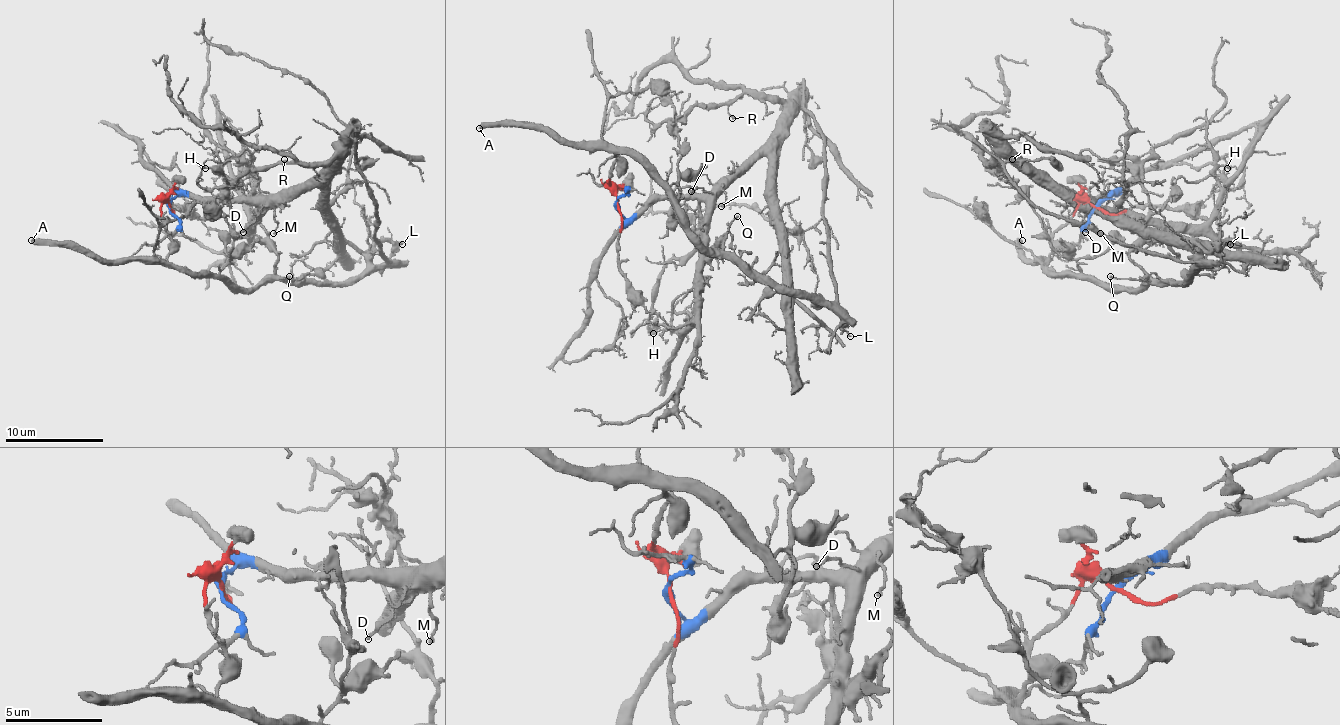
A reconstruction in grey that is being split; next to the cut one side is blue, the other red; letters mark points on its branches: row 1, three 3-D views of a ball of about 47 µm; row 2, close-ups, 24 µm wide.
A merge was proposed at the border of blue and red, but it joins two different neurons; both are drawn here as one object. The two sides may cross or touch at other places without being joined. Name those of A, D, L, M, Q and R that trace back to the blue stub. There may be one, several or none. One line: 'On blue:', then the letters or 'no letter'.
On blue: D, M, R

